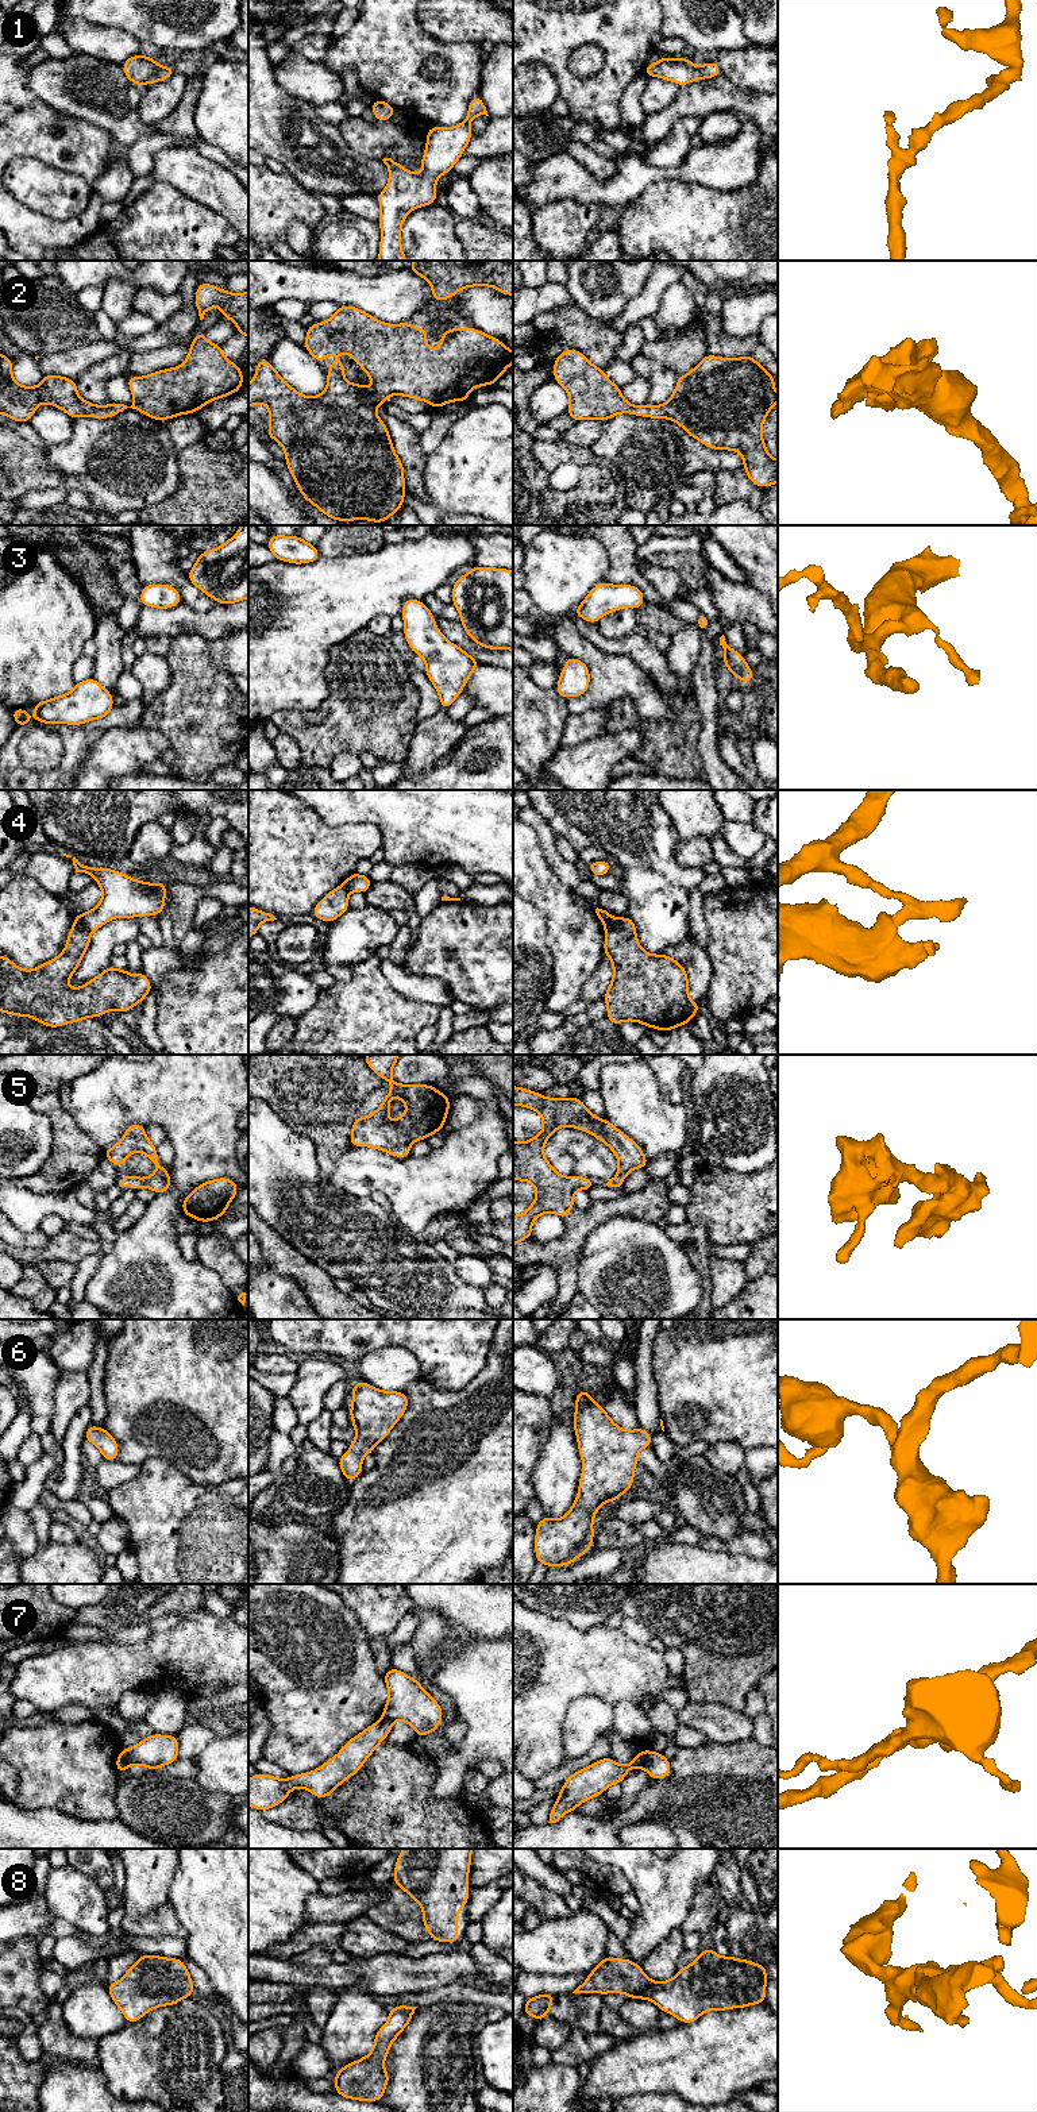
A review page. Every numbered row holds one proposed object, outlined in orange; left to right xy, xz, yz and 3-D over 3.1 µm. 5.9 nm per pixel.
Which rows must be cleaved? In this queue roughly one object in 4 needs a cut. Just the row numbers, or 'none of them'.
4, 7

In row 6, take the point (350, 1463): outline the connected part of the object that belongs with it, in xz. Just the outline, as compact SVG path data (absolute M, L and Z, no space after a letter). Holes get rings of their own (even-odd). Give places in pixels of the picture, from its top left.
M366 1381L352 1385L350 1418L356 1438L350 1444L348 1452L338 1458L338 1464L350 1483L363 1472L363 1456L373 1454L374 1445L388 1437L406 1408L406 1392L377 1390Z

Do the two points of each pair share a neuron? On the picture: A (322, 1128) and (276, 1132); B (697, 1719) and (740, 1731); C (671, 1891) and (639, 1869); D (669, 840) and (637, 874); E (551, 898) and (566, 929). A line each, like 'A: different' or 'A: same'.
A: different
B: same
C: same
D: same
E: same

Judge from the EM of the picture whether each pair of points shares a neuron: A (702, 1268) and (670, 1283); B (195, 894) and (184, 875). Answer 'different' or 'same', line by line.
A: different
B: different

